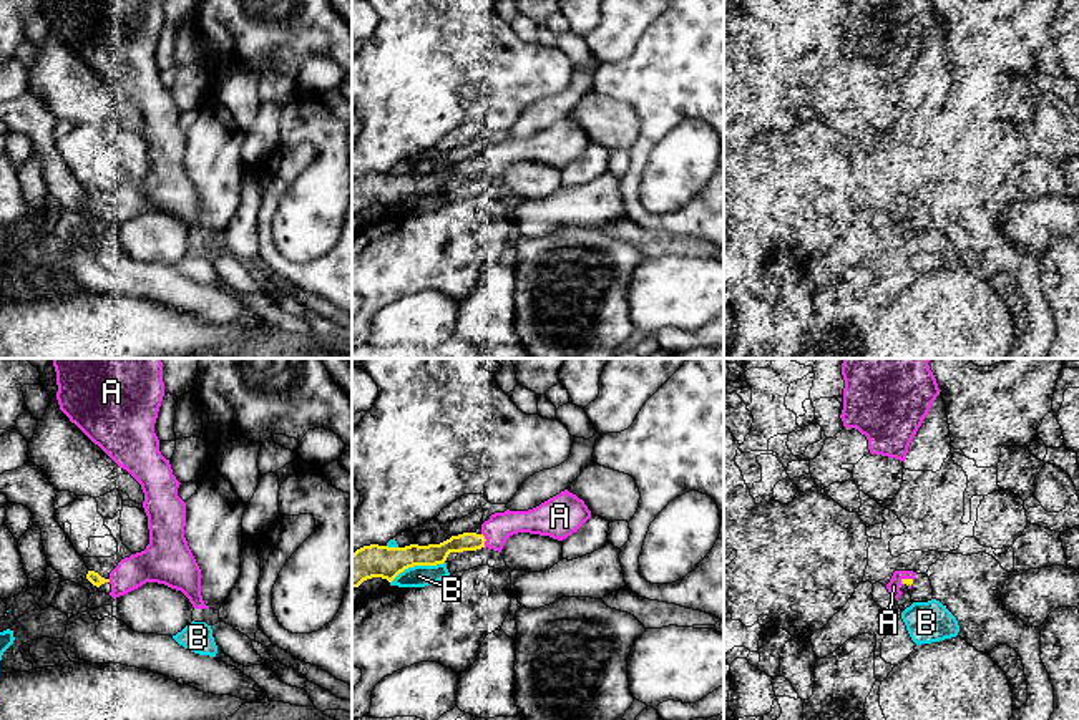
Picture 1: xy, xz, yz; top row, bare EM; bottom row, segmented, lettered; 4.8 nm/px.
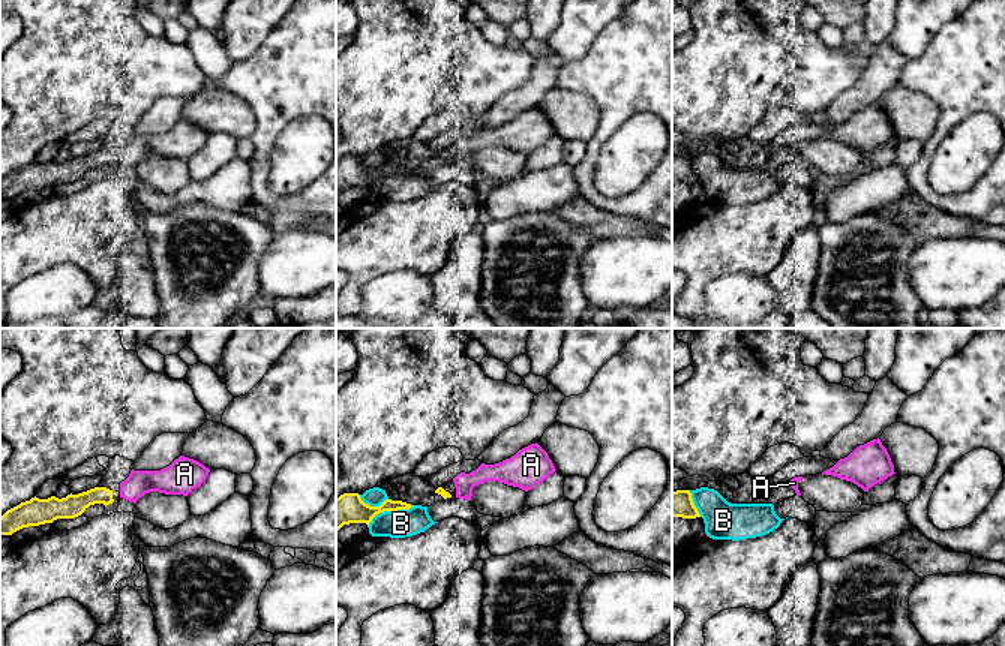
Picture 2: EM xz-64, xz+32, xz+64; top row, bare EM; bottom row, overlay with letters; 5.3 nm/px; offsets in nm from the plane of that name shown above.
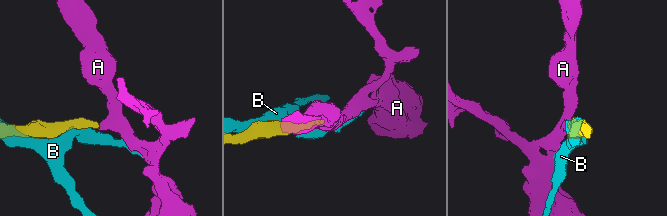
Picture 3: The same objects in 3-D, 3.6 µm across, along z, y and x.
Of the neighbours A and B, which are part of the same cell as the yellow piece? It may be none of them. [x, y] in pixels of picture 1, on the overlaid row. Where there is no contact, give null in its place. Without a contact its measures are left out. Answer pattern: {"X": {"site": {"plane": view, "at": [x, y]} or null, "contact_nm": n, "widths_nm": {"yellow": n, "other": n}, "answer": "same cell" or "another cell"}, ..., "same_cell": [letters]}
{"A": {"site": {"plane": "xz", "at": [485, 540]}, "contact_nm": 70, "widths_nm": {"yellow": 100, "other": 140}, "answer": "same cell"}, "B": {"site": {"plane": "xz", "at": [417, 564]}, "contact_nm": 280, "widths_nm": {"yellow": 160, "other": 110}, "answer": "another cell"}, "same_cell": ["A"]}

